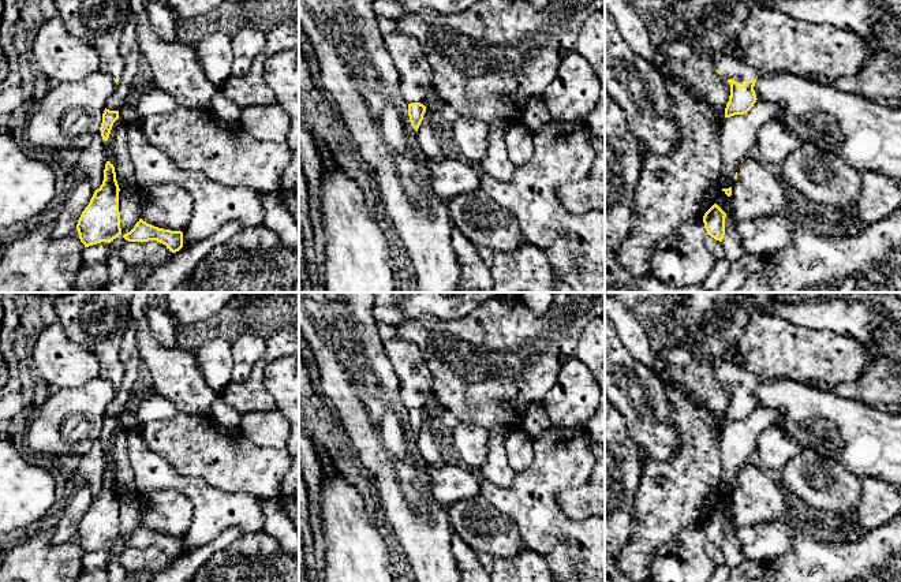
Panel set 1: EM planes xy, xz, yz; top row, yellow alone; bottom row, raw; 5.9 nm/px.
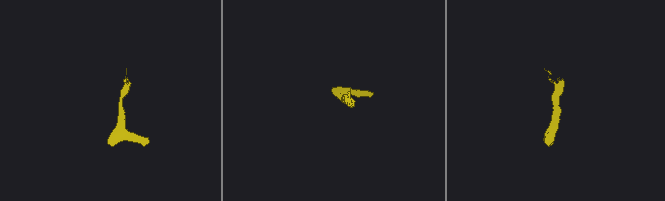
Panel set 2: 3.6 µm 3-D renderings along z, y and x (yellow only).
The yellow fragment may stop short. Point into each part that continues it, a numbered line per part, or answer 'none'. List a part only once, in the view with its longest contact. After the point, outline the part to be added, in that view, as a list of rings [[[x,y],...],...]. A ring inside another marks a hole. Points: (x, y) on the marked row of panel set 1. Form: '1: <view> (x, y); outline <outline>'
1: yz (709, 23); outline [[[677,0],[672,10],[685,26],[680,41],[707,52],[725,79],[734,79],[743,86],[745,81],[755,79],[758,72],[724,49],[729,38],[740,37],[749,14],[763,7],[764,1]]]

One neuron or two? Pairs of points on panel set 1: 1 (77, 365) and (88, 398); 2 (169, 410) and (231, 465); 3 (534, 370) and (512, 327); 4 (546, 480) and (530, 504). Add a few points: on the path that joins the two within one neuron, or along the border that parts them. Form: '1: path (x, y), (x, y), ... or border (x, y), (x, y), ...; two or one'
1: border (98, 376), (78, 387), (58, 390); two
2: border (178, 411), (168, 418), (153, 418), (144, 426); two
3: path (519, 375), (518, 355), (520, 353), (512, 342); one
4: path (544, 488), (542, 500), (538, 502); one

